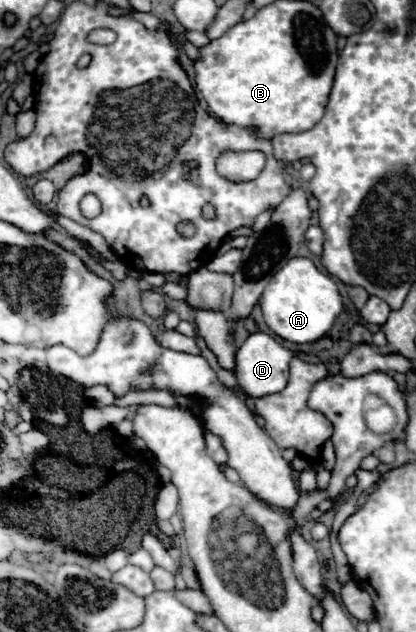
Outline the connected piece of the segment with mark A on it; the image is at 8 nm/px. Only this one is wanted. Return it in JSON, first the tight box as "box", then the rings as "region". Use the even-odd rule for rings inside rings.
{"box":[260,257,344,343],"region":[[[294,257],[270,279],[260,297],[260,307],[266,325],[276,335],[292,343],[310,343],[330,331],[344,303],[336,281],[327,272],[316,267],[308,257]]]}

